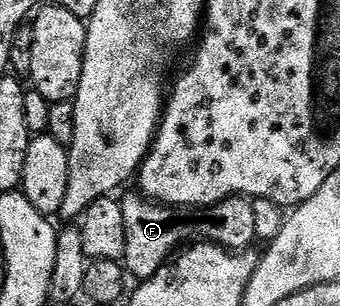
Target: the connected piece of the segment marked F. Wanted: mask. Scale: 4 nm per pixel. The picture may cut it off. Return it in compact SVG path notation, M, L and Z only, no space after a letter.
M141 194L121 197L120 203L124 212L126 235L124 268L138 282L152 278L156 270L160 270L171 259L175 249L187 242L218 244L232 252L245 252L253 249L256 244L252 199L245 196L229 196L210 208L176 208L169 204L155 204Z

